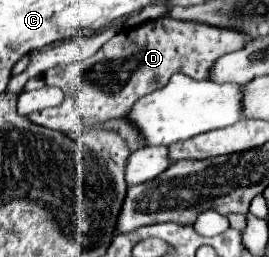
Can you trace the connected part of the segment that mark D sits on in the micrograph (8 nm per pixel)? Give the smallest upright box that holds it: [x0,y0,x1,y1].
[28,17,250,135]

